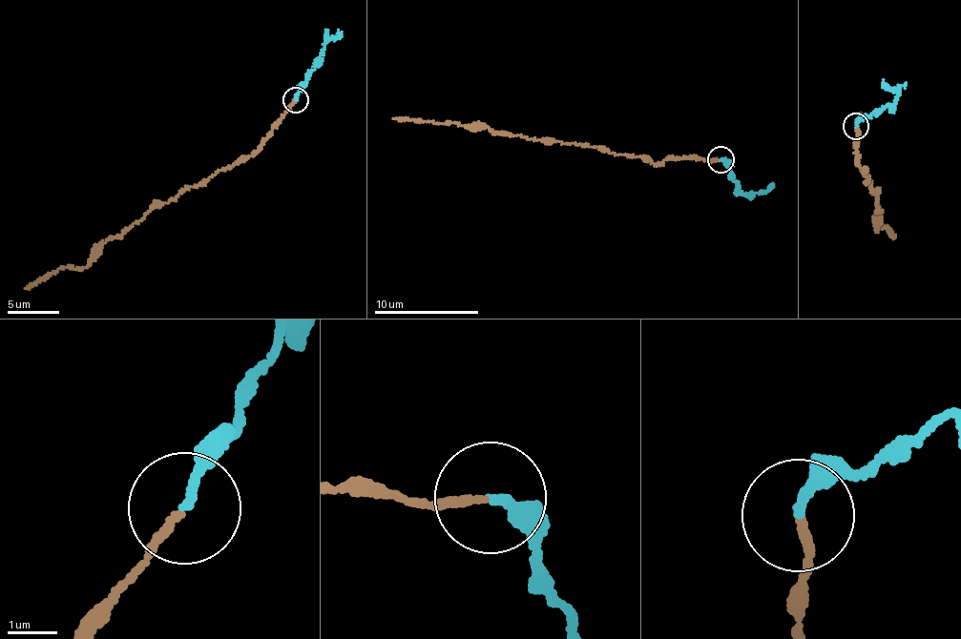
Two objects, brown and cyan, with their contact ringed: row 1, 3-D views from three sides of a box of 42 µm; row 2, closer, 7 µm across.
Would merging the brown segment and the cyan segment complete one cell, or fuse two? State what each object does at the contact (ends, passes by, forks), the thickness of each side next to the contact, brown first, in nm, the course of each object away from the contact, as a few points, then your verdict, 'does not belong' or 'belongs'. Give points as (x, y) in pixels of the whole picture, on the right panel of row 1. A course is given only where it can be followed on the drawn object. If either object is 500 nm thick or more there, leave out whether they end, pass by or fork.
brown ends | cyan ends | 150/180 nm | brown via (857, 127), (856, 160), (869, 175), (866, 182), (874, 190), (881, 210), (876, 231), (887, 225), (895, 237) | cyan via (857, 127), (894, 103), (898, 94), (883, 79) | does not belong

